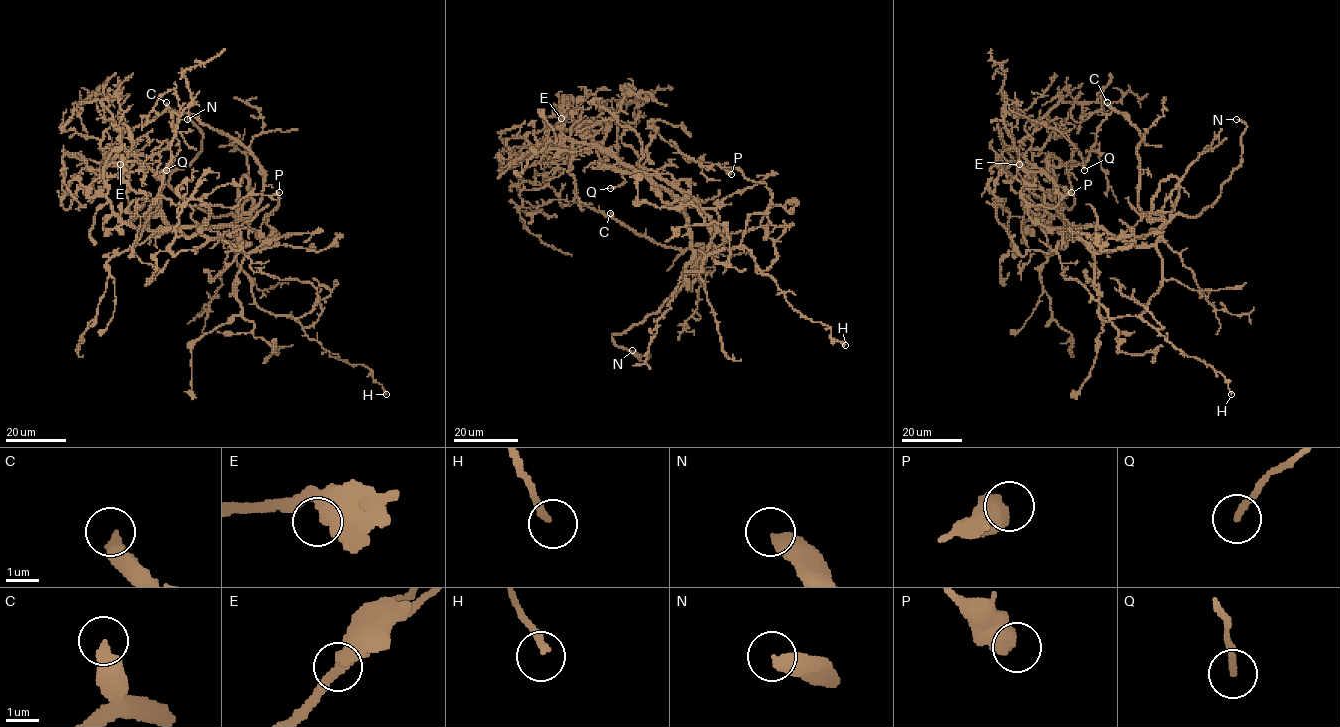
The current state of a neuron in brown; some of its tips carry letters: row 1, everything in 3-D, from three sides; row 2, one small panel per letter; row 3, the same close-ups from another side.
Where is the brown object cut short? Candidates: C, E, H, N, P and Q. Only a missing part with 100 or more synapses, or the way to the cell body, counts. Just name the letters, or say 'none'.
C, N

